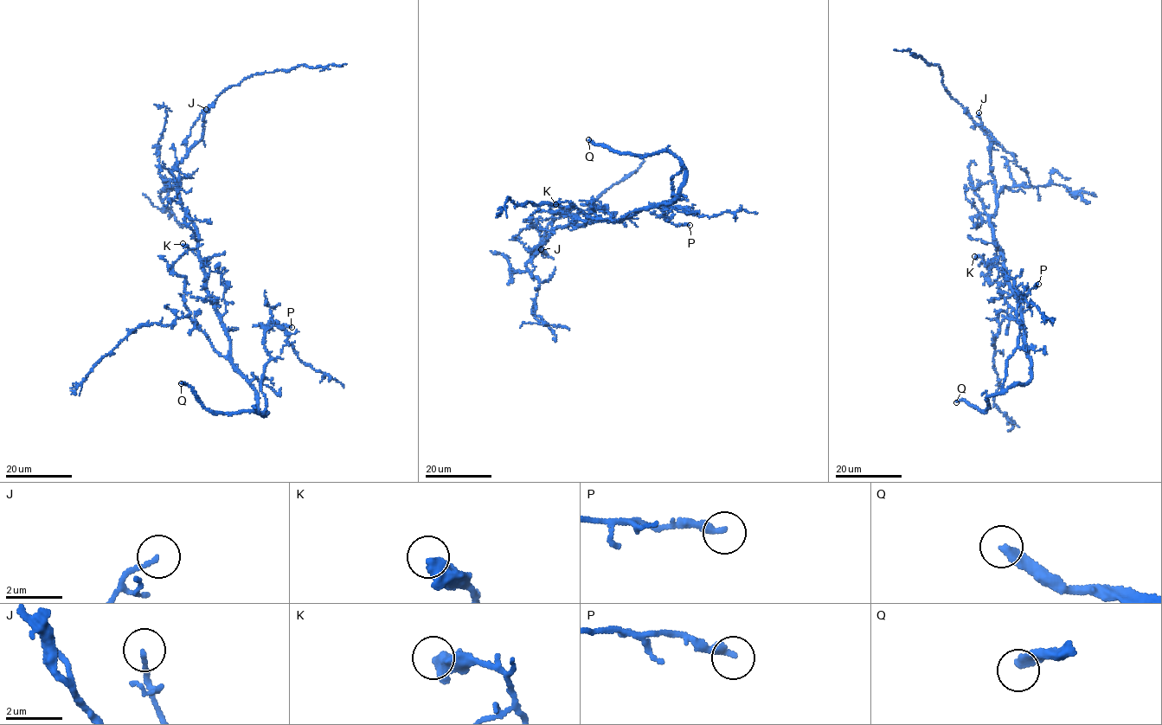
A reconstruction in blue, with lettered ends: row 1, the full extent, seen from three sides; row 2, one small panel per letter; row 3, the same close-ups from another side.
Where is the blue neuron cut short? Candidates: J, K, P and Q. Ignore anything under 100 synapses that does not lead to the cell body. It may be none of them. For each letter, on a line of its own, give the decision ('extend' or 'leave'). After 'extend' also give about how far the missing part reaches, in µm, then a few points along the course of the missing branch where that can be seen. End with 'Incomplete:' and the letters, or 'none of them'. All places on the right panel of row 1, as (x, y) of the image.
J: leave
K: leave
P: leave
Q: extend | 190 µm
Incomplete: Q

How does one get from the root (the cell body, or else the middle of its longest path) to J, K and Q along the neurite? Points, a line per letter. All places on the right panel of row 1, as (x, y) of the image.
J: (1007, 280), (1003, 254), (990, 220), (997, 205), (991, 142), (979, 112)
K: (1007, 280), (1020, 304), (1023, 340), (1024, 326), (1011, 316), (998, 285), (990, 283), (982, 259), (974, 256)
Q: (1007, 280), (1020, 304), (1030, 381), (987, 397), (985, 412), (963, 400), (956, 402)

